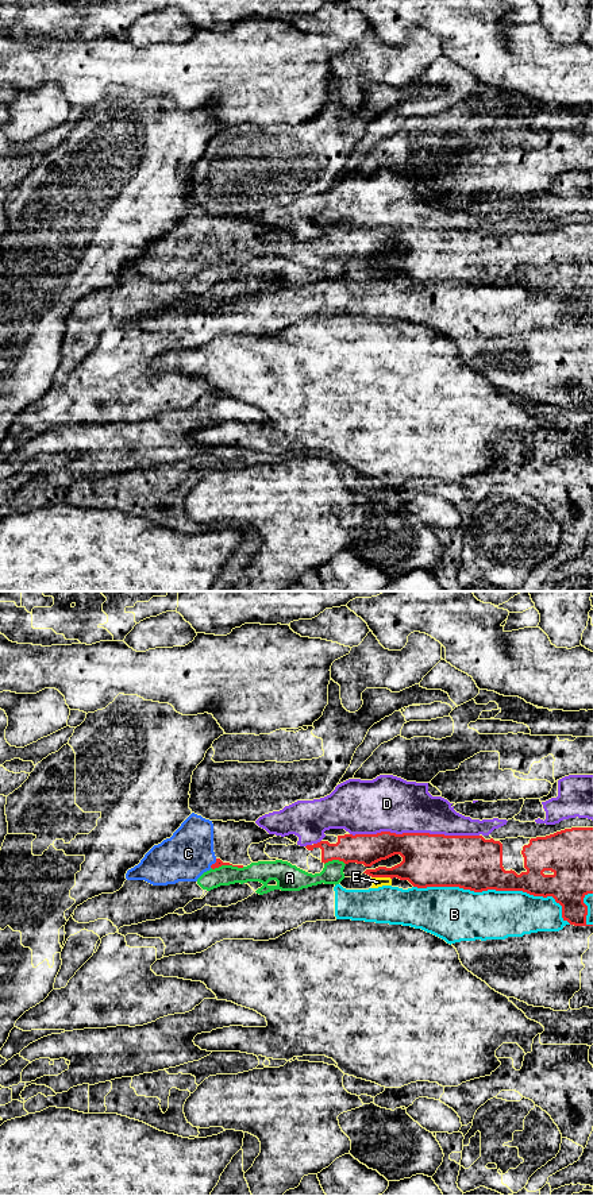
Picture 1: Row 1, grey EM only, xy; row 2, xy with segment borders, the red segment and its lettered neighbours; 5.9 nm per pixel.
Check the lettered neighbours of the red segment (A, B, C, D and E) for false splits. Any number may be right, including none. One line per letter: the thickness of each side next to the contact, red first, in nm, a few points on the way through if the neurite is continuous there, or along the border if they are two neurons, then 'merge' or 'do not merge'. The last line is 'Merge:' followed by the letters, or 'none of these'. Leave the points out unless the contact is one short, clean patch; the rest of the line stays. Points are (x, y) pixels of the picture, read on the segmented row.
A: 50/130 nm | do not merge
B: 320/300 nm | do not merge
C: 50/300 nm | across xy (219, 863), (215, 863), (188, 853) | merge
D: 320/340 nm | do not merge
E: 240/60 nm | along xy (372, 876), (388, 876), (391, 879) | do not merge
Merge: C

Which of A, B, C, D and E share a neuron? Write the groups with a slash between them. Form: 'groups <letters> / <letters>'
groups A E / B / C / D

